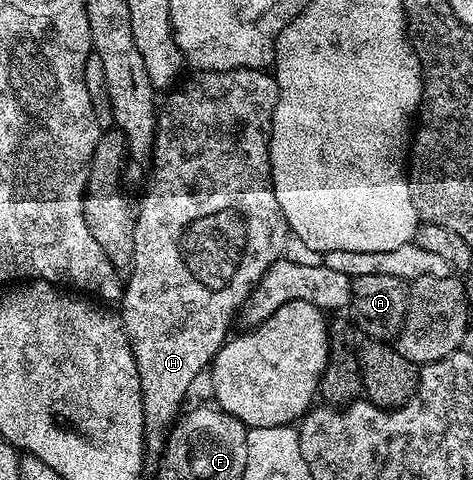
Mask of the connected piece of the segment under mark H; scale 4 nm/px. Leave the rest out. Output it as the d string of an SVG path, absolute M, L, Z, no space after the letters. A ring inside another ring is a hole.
M236 68L231 70L202 70L194 73L192 76L194 78L187 79L188 77L186 77L184 81L182 81L180 85L178 85L176 89L174 89L172 93L168 95L170 98L167 99L166 102L164 99L163 105L160 107L157 116L157 135L155 135L153 138L153 152L151 155L151 163L153 162L153 183L150 184L149 191L146 192L145 199L143 199L141 202L141 211L138 209L135 214L135 221L133 224L135 256L133 257L133 266L129 269L127 281L123 286L123 301L119 306L119 313L125 323L125 331L129 337L129 347L135 356L135 364L137 365L139 380L141 381L141 395L143 396L143 420L145 421L145 456L150 463L160 463L162 461L164 449L167 445L167 435L169 434L171 427L174 425L175 419L178 417L177 412L181 406L181 401L188 396L189 389L191 389L193 386L193 381L195 381L196 378L204 372L204 370L206 373L206 371L210 369L214 356L221 351L222 346L225 345L227 339L230 337L231 331L229 331L229 325L232 324L233 318L235 322L241 307L245 305L245 302L249 298L249 294L251 291L253 291L254 286L257 285L257 281L259 281L259 279L261 279L261 277L263 277L263 275L269 271L271 264L282 261L285 253L285 245L287 244L287 240L291 237L291 231L289 225L287 224L287 220L279 208L279 200L275 200L275 192L273 191L273 173L269 171L269 134L273 130L273 113L275 112L275 104L277 103L276 77L274 77L272 73L266 72L265 70L238 70Z

